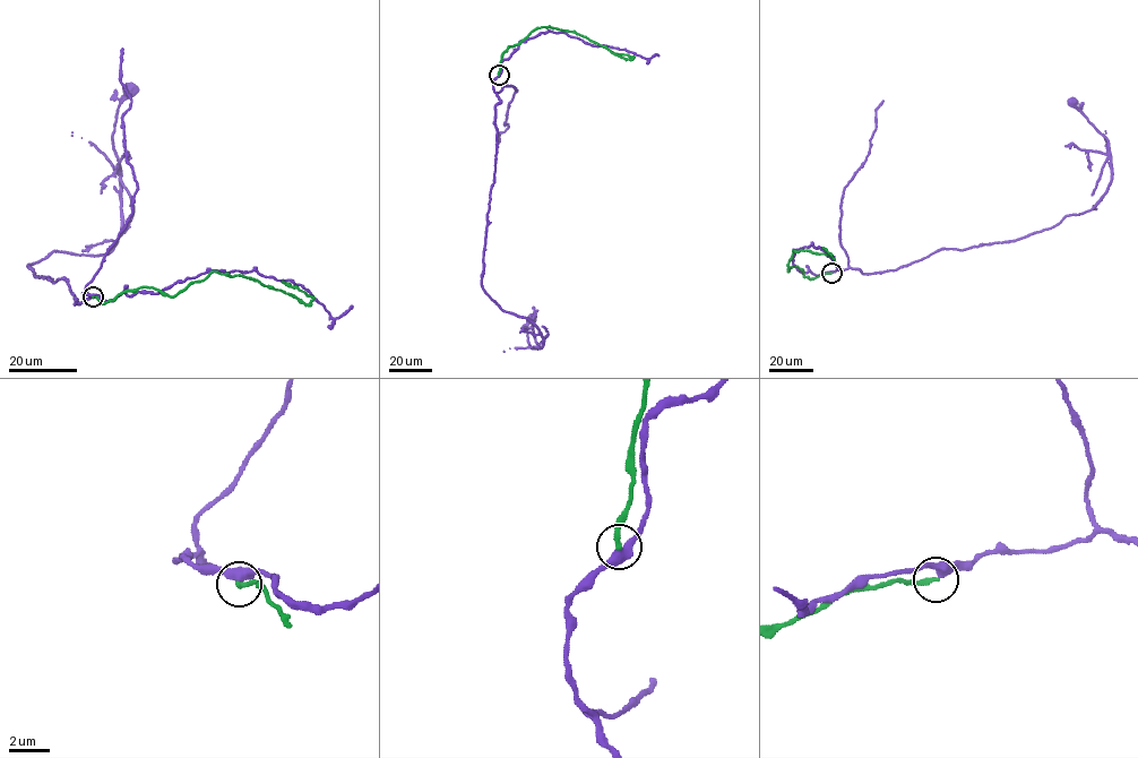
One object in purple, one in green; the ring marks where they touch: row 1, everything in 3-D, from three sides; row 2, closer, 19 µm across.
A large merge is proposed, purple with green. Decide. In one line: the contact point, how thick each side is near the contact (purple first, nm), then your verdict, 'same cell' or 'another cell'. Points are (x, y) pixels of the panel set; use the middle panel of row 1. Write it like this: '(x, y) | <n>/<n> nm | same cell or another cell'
(499, 75) | 440/240 nm | another cell

